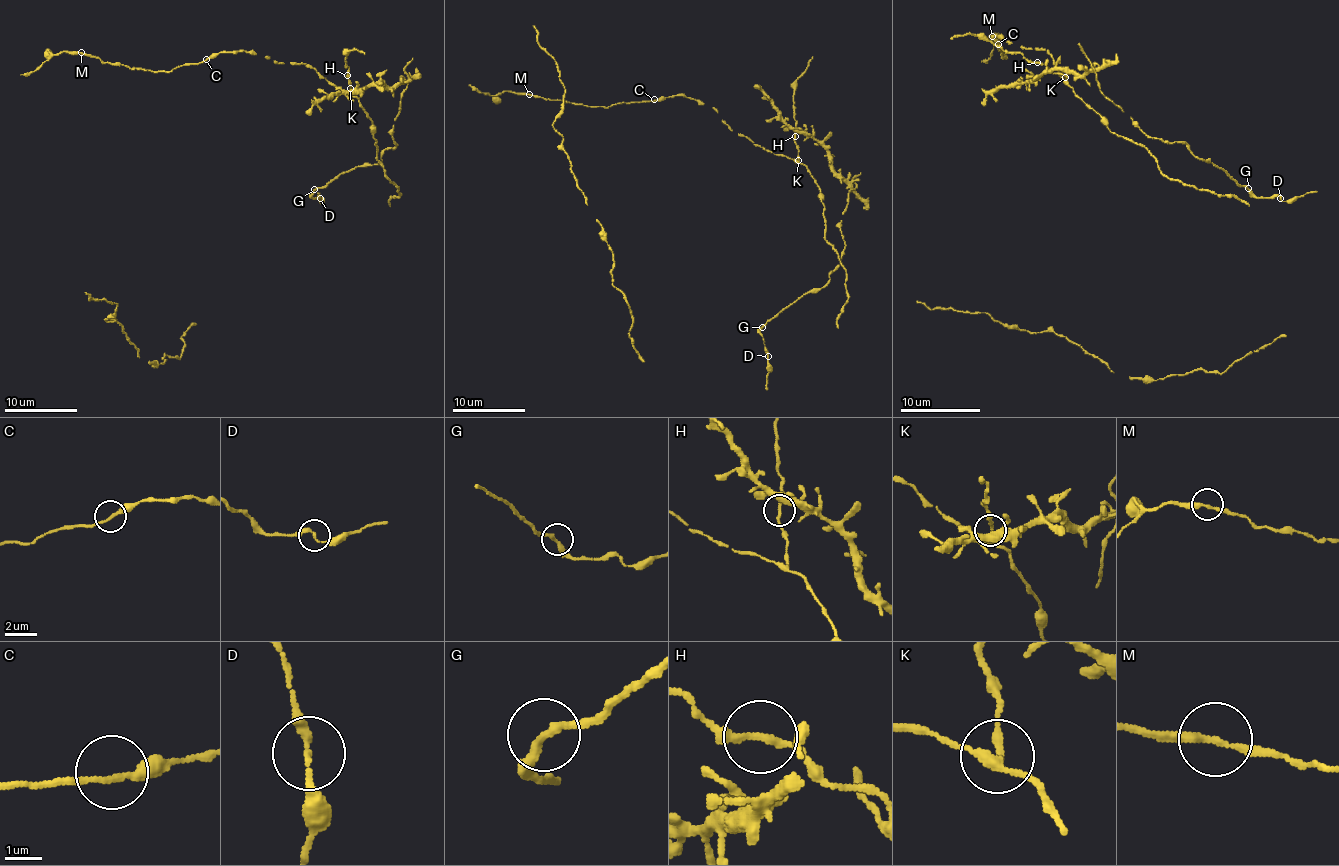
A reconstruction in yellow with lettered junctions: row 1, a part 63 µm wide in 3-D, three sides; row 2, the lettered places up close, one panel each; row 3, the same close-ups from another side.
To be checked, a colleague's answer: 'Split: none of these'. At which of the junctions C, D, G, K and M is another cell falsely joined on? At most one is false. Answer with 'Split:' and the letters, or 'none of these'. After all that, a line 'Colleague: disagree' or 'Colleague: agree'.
Split: none of these
Colleague: agree

